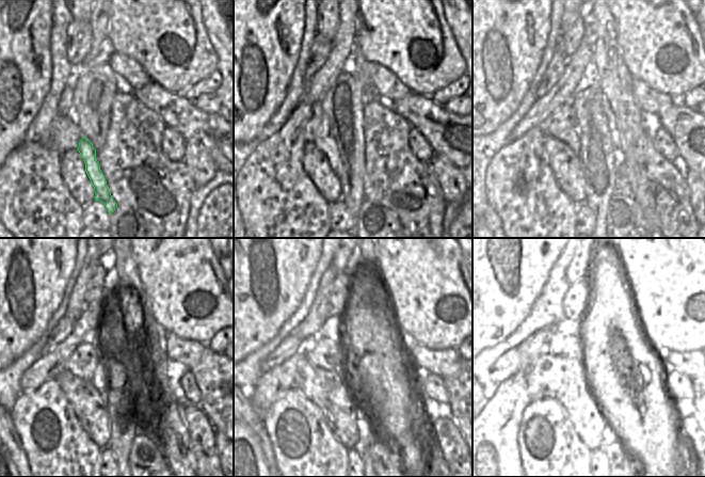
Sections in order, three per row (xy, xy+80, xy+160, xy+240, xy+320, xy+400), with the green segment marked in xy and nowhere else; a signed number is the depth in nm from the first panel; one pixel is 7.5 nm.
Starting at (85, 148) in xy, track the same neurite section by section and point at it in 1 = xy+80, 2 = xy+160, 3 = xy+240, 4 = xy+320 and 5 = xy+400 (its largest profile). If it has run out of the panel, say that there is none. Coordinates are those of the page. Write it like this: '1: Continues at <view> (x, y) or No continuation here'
1: Continues at xy+80 (318, 129)
2: Continues at xy+160 (561, 124)
3: Continues at xy+240 (85, 362)
4: Continues at xy+320 (324, 351)
5: Continues at xy+400 (566, 345).

